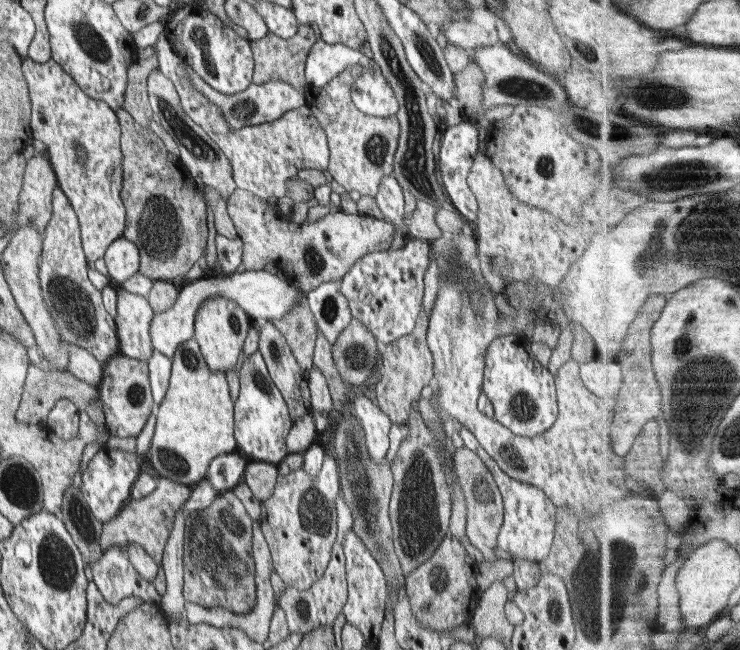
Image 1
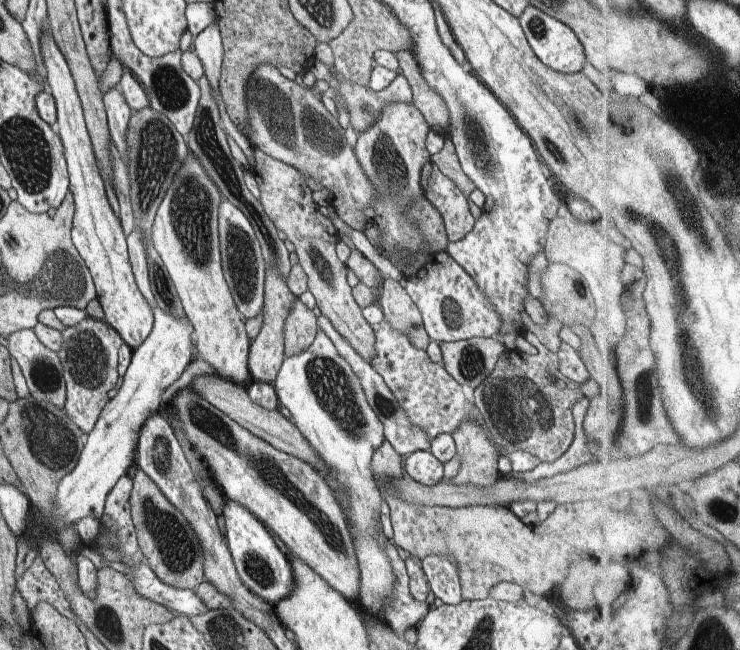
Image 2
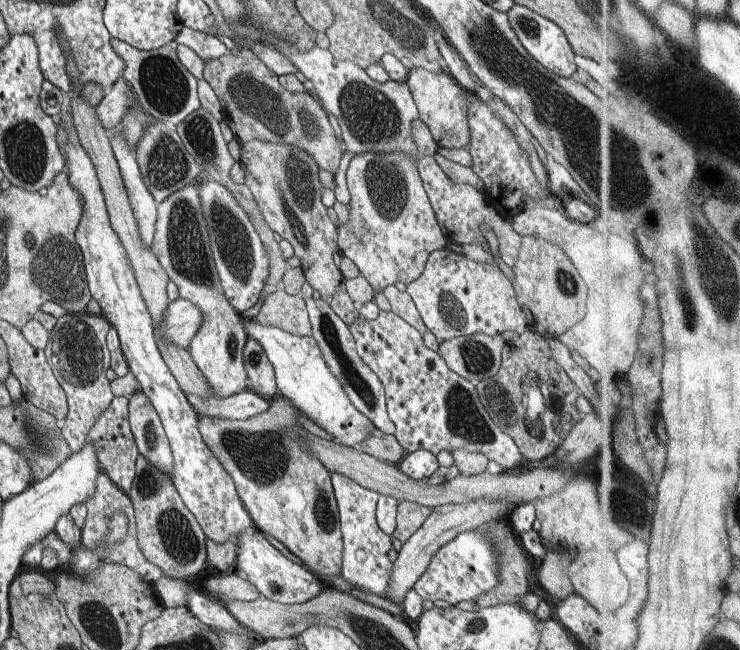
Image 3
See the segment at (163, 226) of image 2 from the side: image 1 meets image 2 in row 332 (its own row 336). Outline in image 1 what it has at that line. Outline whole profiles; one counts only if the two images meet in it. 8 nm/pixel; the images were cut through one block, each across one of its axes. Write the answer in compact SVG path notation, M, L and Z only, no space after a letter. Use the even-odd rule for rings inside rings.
M216 296L207 298L195 314L194 332L201 355L210 372L224 372L234 370L238 358L242 354L246 335L250 329L252 318L244 309L232 299Z

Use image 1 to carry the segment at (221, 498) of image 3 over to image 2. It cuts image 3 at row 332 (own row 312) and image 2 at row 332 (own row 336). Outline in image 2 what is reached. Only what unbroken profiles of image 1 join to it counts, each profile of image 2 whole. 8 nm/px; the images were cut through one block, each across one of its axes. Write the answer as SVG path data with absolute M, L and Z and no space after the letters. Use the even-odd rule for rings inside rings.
M49 30L42 34L42 58L46 66L47 90L52 94L57 107L55 129L63 145L69 173L69 190L75 203L72 242L92 276L97 299L104 311L103 320L120 334L130 349L136 350L152 331L153 311L138 289L130 265L127 238L121 228L121 220L108 201L74 80Z

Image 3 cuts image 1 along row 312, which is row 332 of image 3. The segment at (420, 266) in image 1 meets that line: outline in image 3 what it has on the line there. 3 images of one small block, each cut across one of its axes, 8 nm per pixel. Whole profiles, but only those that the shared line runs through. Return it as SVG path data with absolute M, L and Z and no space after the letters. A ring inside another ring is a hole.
M380 311L374 320L358 319L349 326L355 340L359 357L376 373L385 388L385 401L390 420L395 426L395 437L406 453L424 449L437 455L440 451L452 452L466 449L484 453L490 461L500 463L506 470L523 467L524 458L514 439L494 423L490 414L483 408L476 388L452 372L438 352L430 352L420 334L403 318L392 311Z

